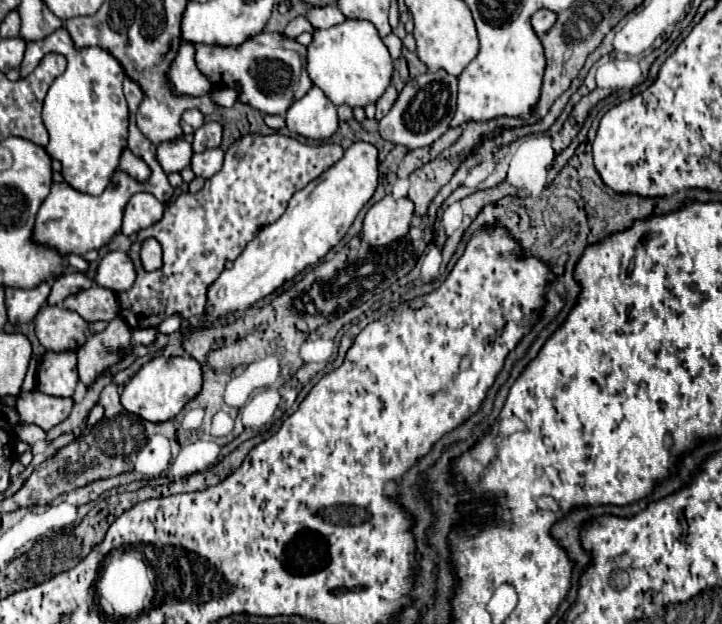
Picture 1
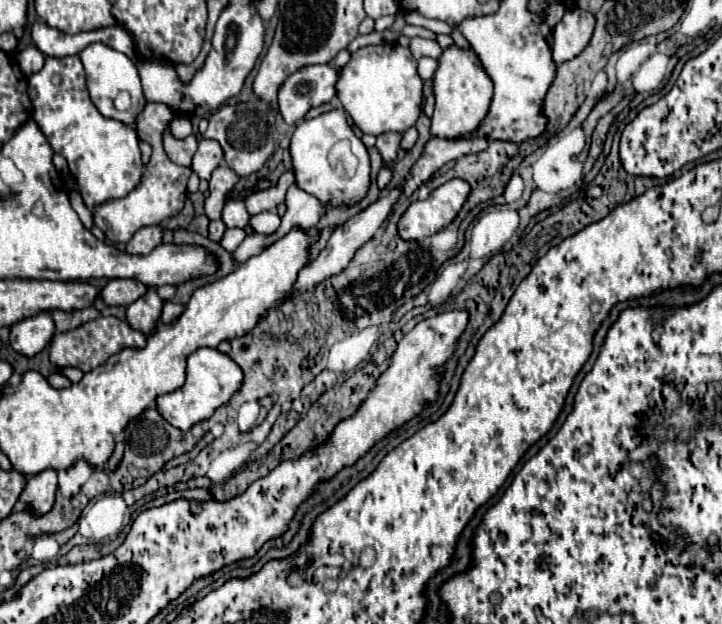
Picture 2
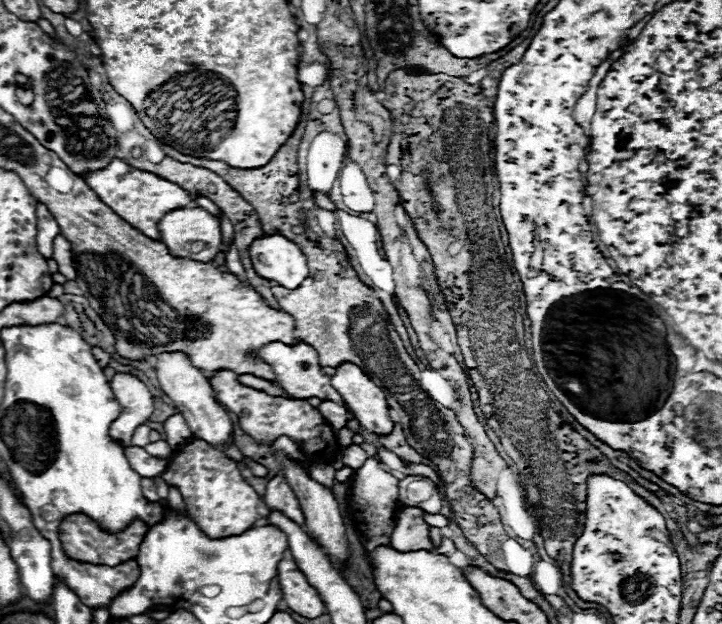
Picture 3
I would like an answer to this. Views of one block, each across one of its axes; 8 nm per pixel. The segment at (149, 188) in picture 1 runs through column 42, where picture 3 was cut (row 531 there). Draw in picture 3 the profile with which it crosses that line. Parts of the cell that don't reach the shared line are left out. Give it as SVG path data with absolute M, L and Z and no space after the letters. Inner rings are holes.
M192 440L178 448L168 464L164 480L180 490L188 508L188 516L210 538L236 536L254 528L256 522L268 522L270 512L264 500L240 476L240 470L234 470L234 462L222 450L216 450L202 440Z

